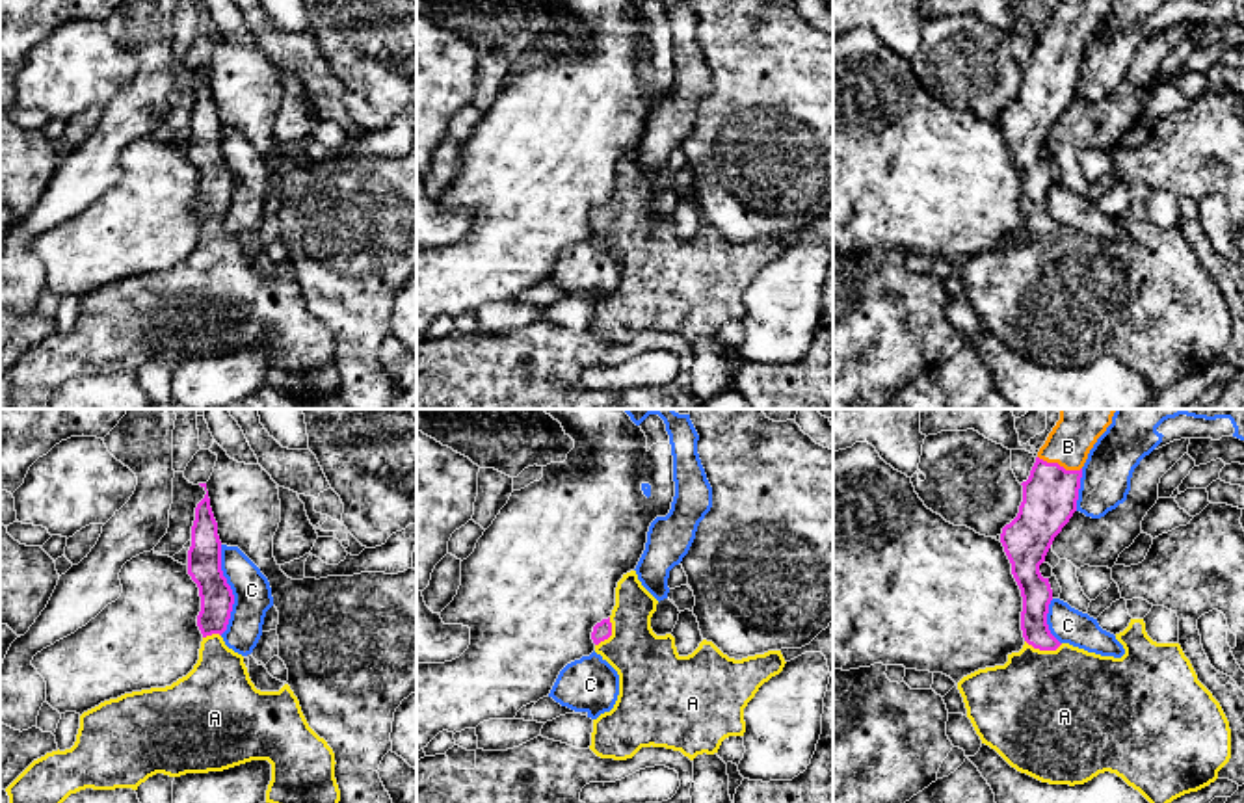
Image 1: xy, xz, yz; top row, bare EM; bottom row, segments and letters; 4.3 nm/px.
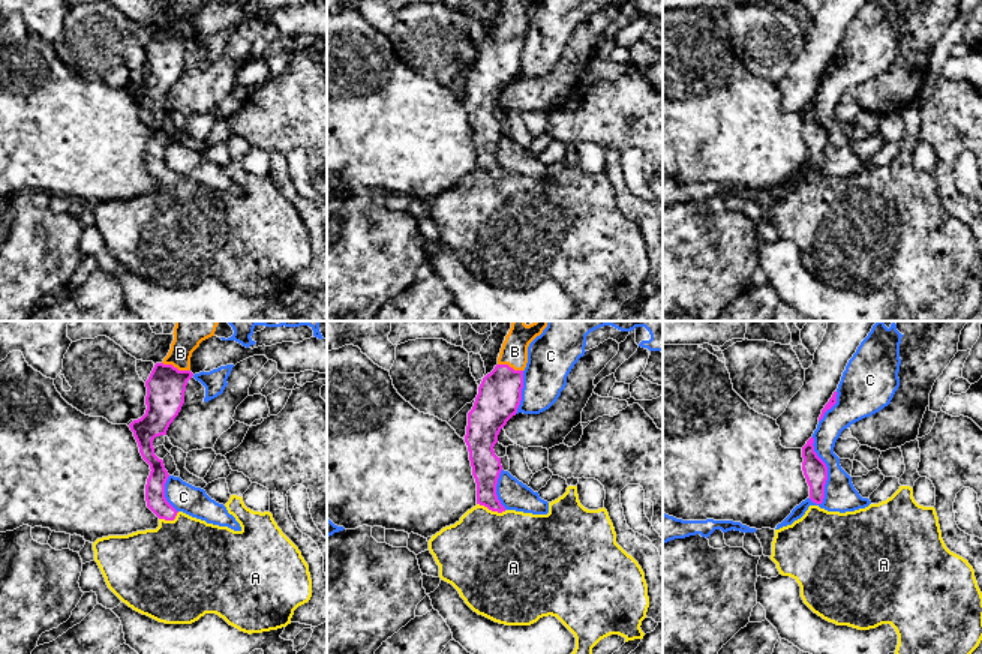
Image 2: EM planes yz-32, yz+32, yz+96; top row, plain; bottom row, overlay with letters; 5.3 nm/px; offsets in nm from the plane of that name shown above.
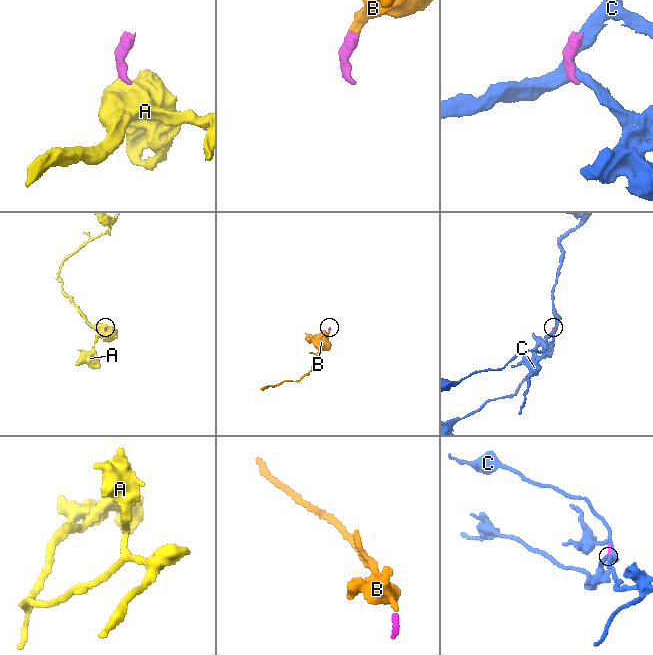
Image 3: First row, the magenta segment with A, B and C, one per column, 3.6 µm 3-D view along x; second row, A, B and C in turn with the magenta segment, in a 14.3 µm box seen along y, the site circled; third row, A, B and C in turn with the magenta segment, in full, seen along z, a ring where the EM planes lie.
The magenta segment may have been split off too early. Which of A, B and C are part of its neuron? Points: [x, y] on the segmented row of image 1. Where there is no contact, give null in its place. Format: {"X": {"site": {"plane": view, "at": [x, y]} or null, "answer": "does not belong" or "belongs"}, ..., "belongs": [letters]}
{"A": {"site": {"plane": "yz", "at": [1044, 649]}, "answer": "belongs"}, "B": {"site": {"plane": "yz", "at": [1058, 465]}, "answer": "belongs"}, "C": {"site": {"plane": "xy", "at": [231, 590]}, "answer": "does not belong"}, "belongs": ["A", "B"]}

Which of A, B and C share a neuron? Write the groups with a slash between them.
A B / C

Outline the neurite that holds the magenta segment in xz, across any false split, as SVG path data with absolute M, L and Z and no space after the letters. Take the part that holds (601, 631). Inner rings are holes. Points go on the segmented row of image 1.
M630 571L617 582L612 615L593 626L595 652L619 675L614 708L593 719L589 749L601 758L627 760L651 745L681 751L690 760L718 753L725 738L744 736L744 708L787 664L781 651L734 660L707 639L692 654L681 656L671 634L656 636L651 628L656 604Z

